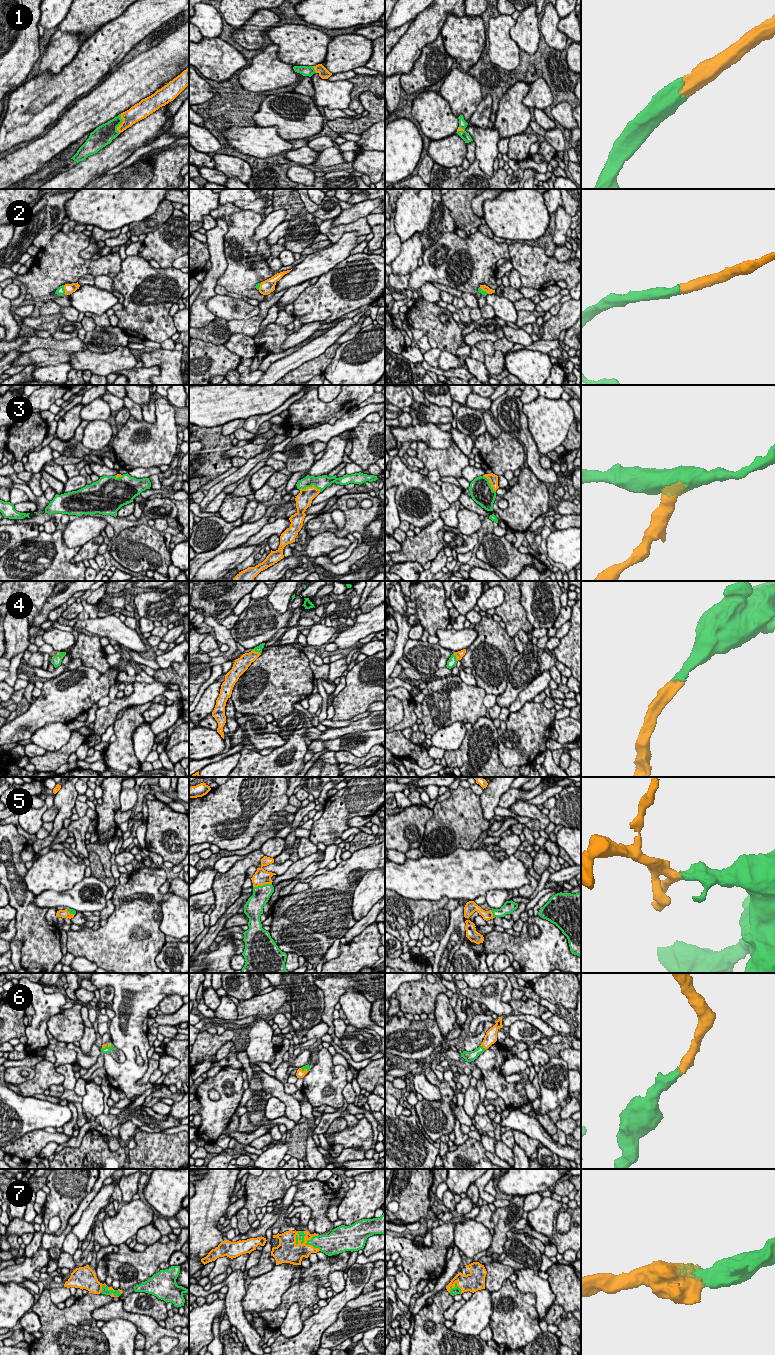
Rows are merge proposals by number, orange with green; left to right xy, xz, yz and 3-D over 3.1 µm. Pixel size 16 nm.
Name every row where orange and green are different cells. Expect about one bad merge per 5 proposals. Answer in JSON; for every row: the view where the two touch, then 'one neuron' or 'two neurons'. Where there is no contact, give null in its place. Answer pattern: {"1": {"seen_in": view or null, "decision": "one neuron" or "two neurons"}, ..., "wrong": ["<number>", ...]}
{"1": {"seen_in": "xy", "decision": "one neuron"}, "2": {"seen_in": "xy", "decision": "one neuron"}, "3": {"seen_in": "xz", "decision": "one neuron"}, "4": {"seen_in": "xz", "decision": "one neuron"}, "5": {"seen_in": "xz", "decision": "one neuron"}, "6": {"seen_in": "yz", "decision": "one neuron"}, "7": {"seen_in": "xy", "decision": "one neuron"}, "wrong": []}

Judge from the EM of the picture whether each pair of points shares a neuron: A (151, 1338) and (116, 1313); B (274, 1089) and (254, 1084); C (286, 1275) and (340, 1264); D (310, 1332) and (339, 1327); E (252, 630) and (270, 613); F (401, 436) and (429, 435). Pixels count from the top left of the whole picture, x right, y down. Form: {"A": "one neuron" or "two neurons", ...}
{"A": "one neuron", "B": "two neurons", "C": "two neurons", "D": "two neurons", "E": "one neuron", "F": "one neuron"}

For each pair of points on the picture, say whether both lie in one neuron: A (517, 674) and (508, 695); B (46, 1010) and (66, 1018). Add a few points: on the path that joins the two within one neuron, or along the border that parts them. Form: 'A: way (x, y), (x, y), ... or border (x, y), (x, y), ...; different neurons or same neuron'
A: way (517, 679), (512, 690); same neuron
B: border (64, 1009), (49, 1019), (46, 1029); different neurons

